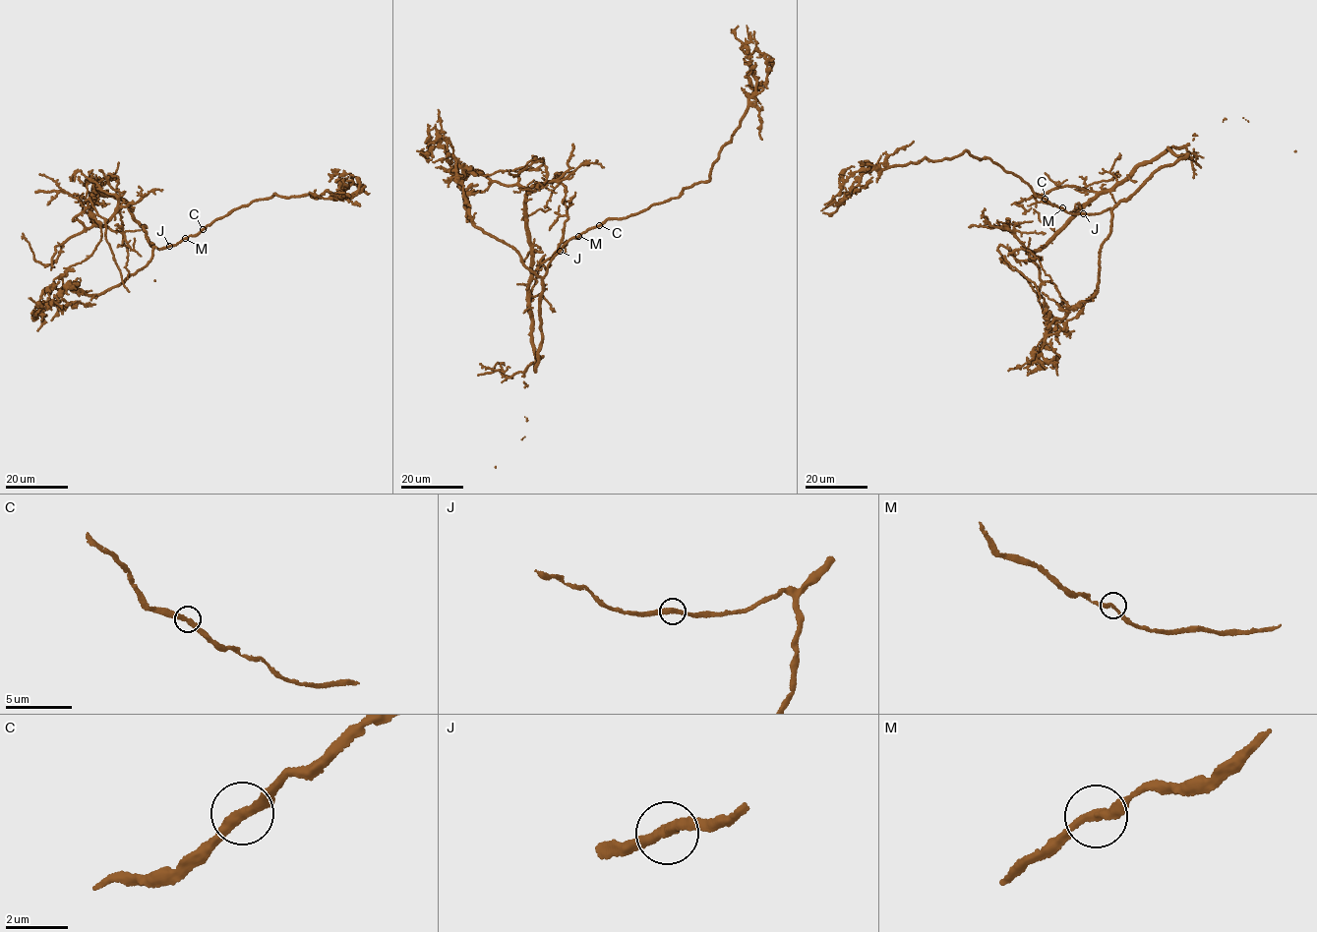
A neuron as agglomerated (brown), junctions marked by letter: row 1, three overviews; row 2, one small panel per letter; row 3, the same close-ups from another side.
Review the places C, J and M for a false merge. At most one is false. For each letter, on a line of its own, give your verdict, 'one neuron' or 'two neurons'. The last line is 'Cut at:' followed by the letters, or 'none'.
C: one neuron
J: one neuron
M: one neuron
Cut at: none

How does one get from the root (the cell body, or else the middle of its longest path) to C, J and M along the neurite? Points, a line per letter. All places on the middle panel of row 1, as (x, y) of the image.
C: (543, 276), (563, 244), (599, 226)
J: (543, 276), (552, 258), (560, 251)
M: (543, 276), (563, 244), (578, 236)

